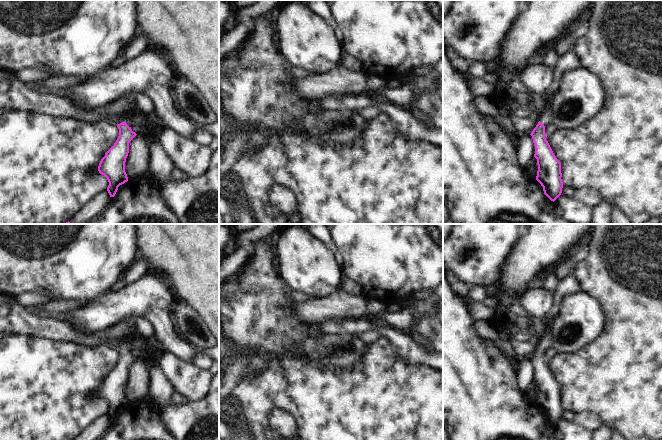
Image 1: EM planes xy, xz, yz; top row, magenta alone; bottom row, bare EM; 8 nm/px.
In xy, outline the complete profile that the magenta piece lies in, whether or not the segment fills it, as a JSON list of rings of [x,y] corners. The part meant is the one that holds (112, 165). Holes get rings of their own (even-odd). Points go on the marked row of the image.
[[[125,113],[117,120],[119,136],[98,166],[99,173],[109,182],[107,191],[110,197],[114,197],[118,187],[128,181],[125,162],[129,153],[129,143],[137,135],[131,127],[147,124],[147,121],[140,113]]]

